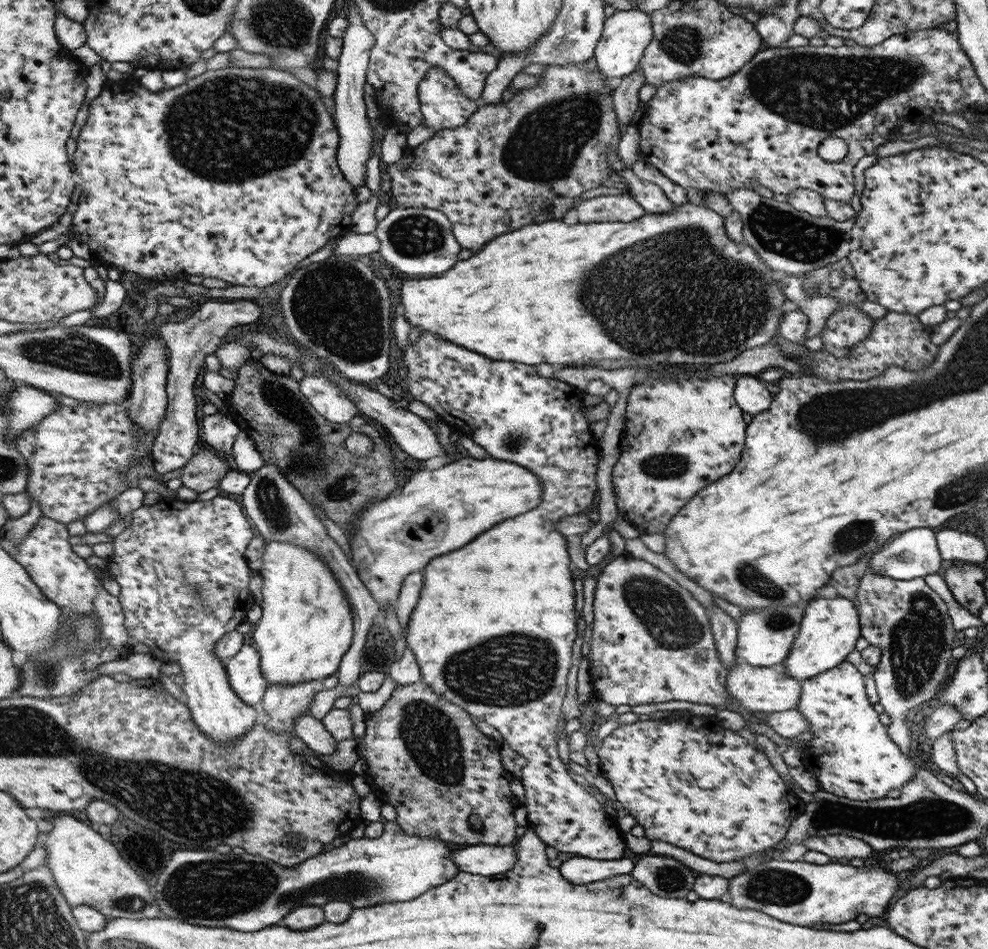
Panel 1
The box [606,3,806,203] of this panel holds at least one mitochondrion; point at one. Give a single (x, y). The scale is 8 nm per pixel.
(683, 43)

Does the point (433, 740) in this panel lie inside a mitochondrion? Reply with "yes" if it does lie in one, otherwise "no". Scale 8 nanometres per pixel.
yes

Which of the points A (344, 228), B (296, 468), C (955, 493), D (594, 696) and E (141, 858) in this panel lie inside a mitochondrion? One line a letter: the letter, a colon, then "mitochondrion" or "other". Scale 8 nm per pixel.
A: other
B: mitochondrion
C: mitochondrion
D: other
E: other

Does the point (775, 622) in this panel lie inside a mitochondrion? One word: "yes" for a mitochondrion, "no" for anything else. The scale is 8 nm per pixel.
yes

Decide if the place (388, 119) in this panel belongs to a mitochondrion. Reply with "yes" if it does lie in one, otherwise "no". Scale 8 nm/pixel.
no

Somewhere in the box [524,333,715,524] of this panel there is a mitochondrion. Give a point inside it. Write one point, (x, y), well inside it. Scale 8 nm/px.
(664, 465)

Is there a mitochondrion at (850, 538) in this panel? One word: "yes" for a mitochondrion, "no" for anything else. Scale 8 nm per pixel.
yes

